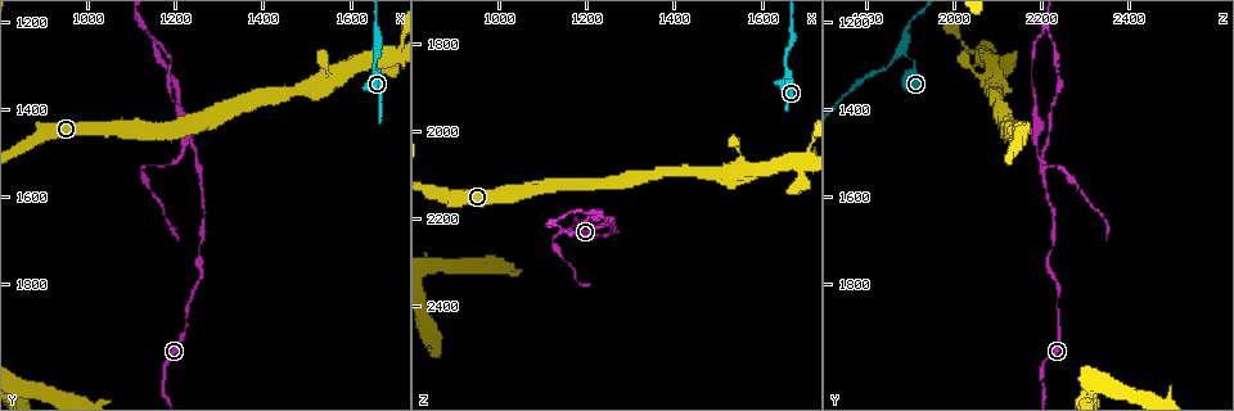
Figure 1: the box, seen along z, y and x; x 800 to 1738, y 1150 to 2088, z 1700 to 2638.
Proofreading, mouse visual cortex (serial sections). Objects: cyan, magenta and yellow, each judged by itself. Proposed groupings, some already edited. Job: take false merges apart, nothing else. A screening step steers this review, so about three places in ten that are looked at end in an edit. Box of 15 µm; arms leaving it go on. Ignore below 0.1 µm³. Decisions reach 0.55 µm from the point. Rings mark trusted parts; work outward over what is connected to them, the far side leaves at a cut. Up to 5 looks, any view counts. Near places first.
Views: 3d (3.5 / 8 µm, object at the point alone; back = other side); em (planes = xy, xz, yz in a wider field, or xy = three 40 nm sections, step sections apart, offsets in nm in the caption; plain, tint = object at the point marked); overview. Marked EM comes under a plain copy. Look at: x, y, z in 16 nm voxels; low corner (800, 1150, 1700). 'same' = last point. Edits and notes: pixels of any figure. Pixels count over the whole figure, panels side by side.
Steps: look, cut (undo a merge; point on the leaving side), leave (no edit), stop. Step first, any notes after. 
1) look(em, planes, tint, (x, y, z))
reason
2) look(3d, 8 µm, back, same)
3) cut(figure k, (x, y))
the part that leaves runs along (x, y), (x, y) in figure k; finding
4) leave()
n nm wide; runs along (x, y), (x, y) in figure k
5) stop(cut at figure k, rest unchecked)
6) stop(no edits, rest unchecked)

look(3d, 3.5 µm, (1660, 1265, 1885))
three arms meet

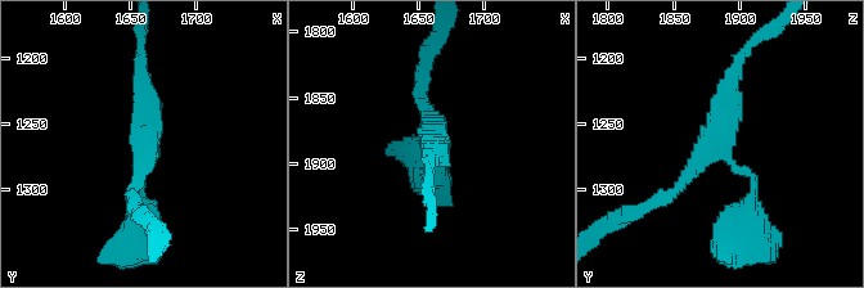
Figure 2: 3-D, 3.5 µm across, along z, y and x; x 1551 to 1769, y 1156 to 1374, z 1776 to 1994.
look(em, xy, step 5, tint, (1662, 1270, 1884))
shape alone is not enough

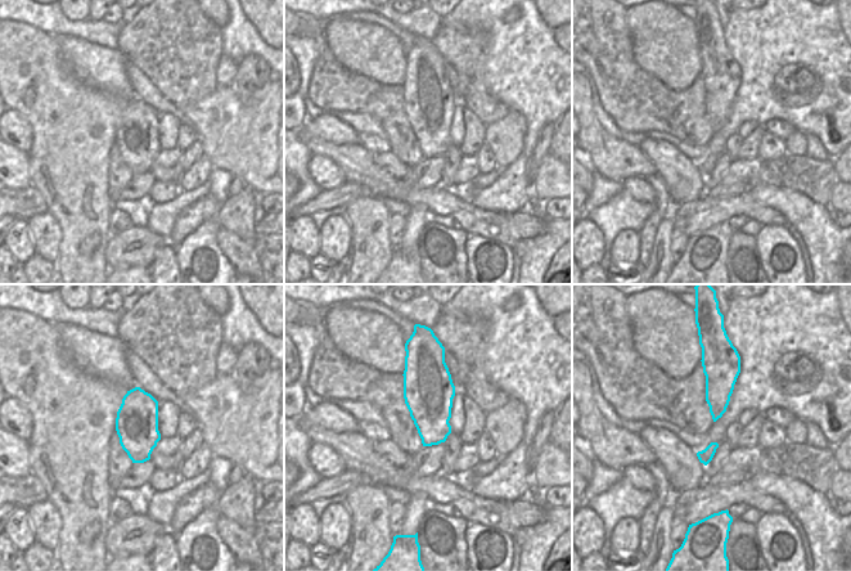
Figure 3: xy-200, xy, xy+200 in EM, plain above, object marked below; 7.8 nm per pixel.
look(em, xy, step 3, tint, same)
cut it another way

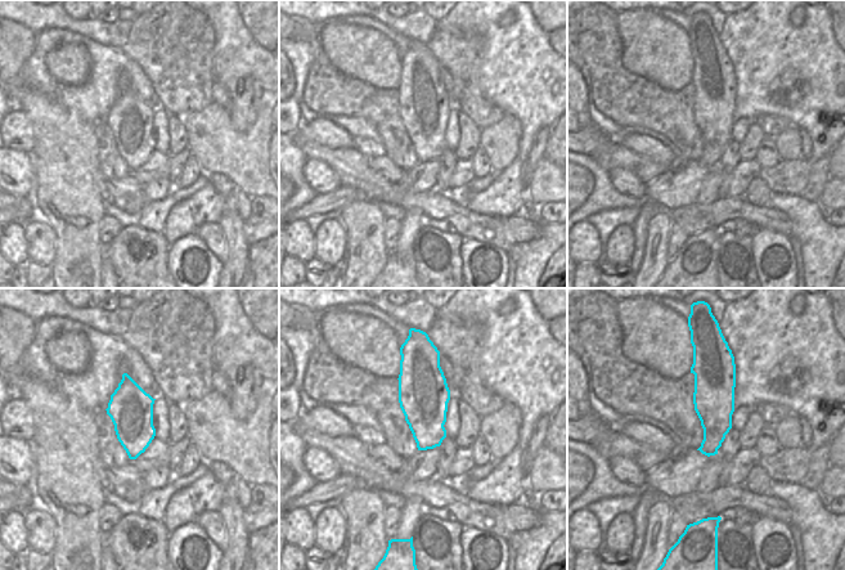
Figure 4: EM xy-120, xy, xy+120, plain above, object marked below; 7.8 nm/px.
leave()
runs along (747, 215), (754, 180), (718, 148), (658, 199) in figure 2; all the same cell

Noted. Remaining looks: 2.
look(3d, 3.5 µm, (1555, 1335, 2080))
two arms in line, one across

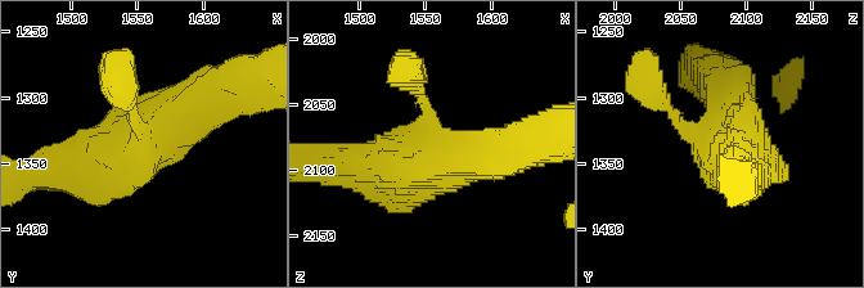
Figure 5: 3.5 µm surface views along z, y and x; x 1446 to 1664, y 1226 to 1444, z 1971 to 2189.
look(em, xy, step 5, tint, (1552, 1340, 2076))
3 arms; arms of 150, 450, 500 nm

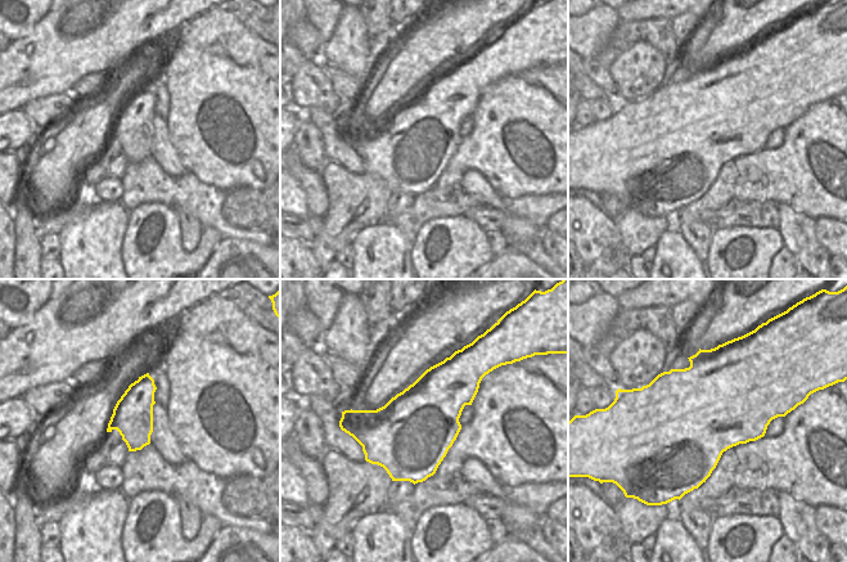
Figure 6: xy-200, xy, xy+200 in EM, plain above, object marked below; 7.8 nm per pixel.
leave()
600 nm wide; runs along (48, 170), (143, 143), (202, 99) in figure 5; one cell here

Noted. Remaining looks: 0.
stop(no edits, rest unchecked)

